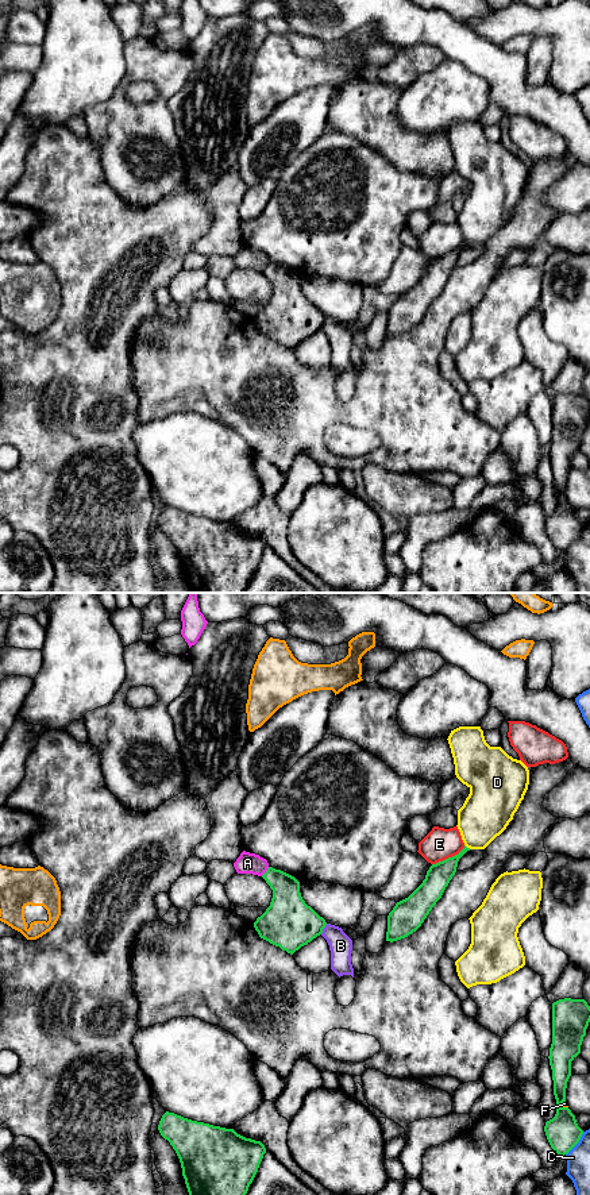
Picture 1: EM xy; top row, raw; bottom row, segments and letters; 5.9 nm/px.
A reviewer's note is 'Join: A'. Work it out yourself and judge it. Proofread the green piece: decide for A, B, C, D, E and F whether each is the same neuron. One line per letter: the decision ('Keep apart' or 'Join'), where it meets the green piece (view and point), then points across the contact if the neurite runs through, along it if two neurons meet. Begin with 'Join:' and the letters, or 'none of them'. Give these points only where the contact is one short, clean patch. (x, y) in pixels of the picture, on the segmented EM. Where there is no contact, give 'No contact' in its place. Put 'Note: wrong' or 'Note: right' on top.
Note: wrong
Join: none of them
A: Keep apart. Touches green at xy (266, 871). Boundary: xy (269, 867), (261, 875)
B: Keep apart. Touches green at xy (323, 928)
C: Keep apart. Touches green at xy (577, 1143)
D: Keep apart. Touches green at xy (466, 847)
E: Keep apart. Touches green at xy (448, 858)
F: Keep apart. Touches green at xy (563, 1107)

